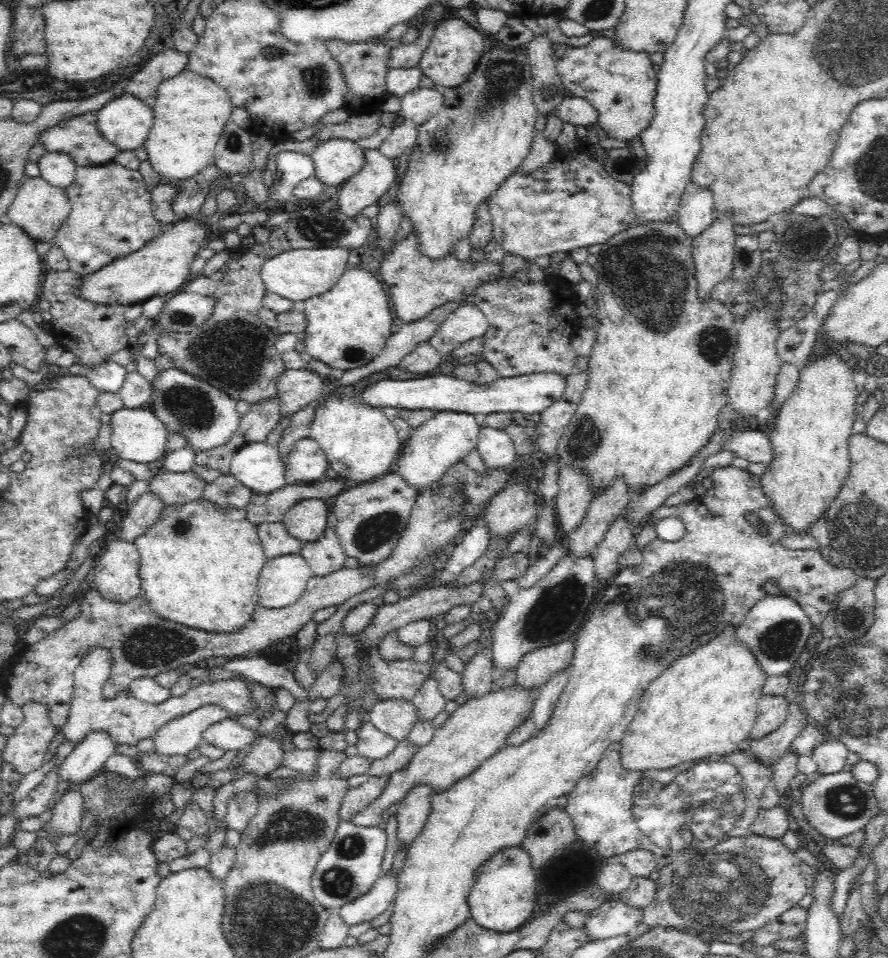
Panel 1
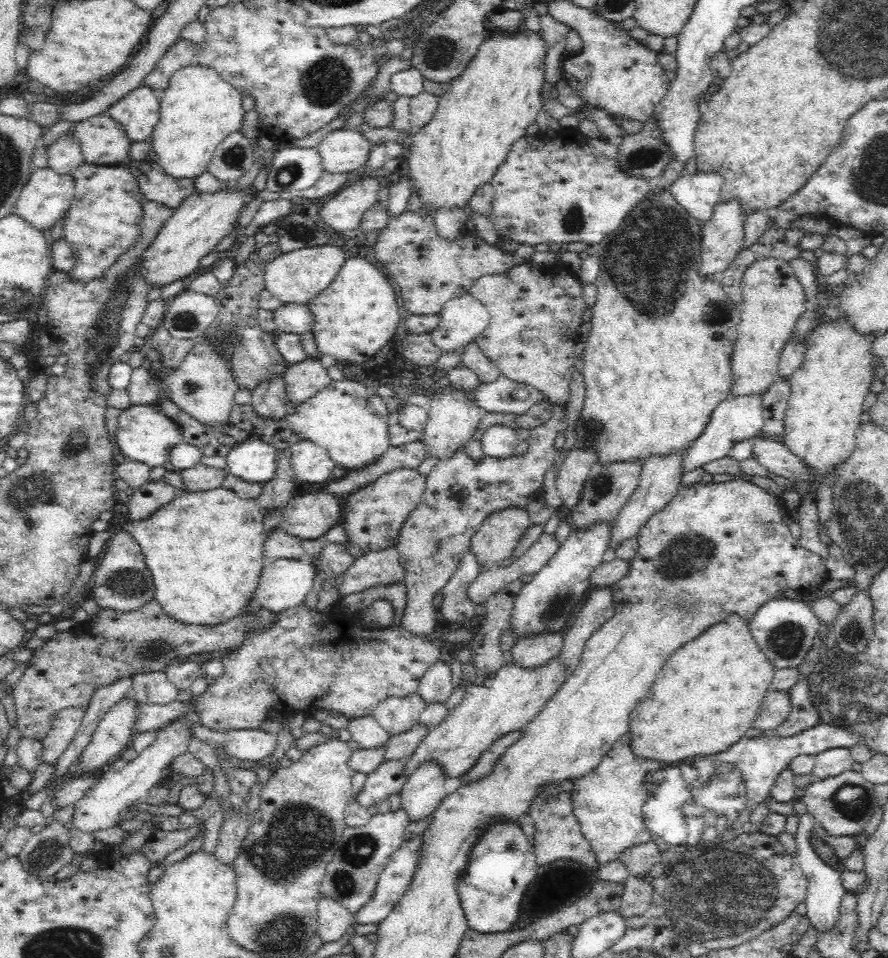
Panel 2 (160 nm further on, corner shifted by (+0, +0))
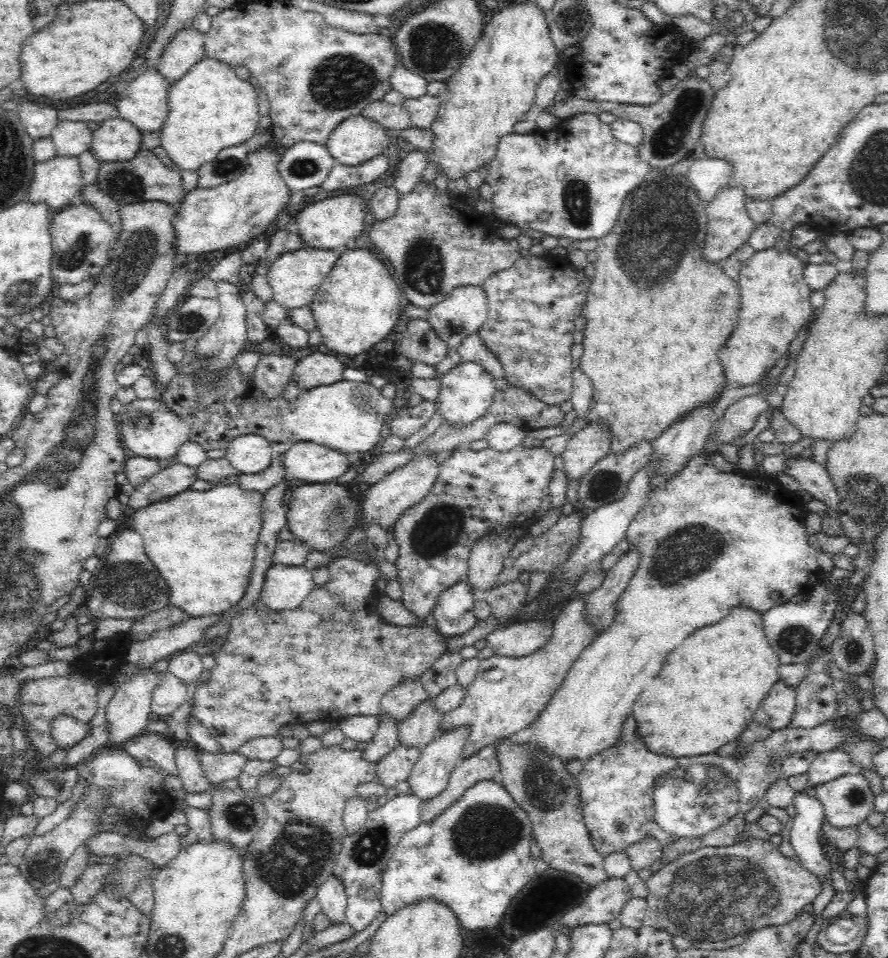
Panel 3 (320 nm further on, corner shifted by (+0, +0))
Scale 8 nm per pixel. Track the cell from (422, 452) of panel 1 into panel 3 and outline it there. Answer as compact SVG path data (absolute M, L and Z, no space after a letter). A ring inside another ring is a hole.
M462 361L440 379L440 396L435 403L435 408L444 414L444 421L451 422L451 424L455 422L462 426L484 416L498 392L491 373L476 361Z

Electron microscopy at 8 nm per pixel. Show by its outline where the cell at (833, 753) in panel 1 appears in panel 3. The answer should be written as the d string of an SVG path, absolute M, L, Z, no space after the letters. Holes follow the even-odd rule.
M840 750L817 753L807 770L809 786L815 786L836 780L854 771L849 756Z

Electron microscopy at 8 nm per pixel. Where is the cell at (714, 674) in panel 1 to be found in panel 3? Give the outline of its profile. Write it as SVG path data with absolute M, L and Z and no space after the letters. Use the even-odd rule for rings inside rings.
M732 608L718 624L696 630L665 658L662 672L638 695L633 704L633 717L650 752L666 756L698 756L714 753L720 746L736 741L753 720L764 697L780 679L781 662L764 632L764 619L754 609Z

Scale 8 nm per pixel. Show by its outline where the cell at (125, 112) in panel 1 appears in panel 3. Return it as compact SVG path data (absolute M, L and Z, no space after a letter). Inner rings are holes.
M148 68L119 94L116 101L118 116L132 123L142 135L161 130L168 116L170 85L157 68Z

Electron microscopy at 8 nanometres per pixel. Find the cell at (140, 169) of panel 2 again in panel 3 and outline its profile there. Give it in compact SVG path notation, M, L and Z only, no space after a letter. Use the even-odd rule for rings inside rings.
M142 148L132 160L101 163L96 185L119 207L159 201L172 206L177 212L181 208L180 198L187 193L182 187L182 179L177 169L167 167L152 151Z

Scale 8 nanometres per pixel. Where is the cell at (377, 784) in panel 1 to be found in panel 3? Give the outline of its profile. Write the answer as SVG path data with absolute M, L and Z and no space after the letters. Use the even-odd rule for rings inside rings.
M398 744L392 752L383 756L377 764L379 784L386 786L386 788L392 788L398 782L407 780L420 753L420 748Z

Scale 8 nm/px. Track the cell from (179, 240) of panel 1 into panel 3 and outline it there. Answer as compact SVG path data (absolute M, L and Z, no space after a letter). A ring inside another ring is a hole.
M266 145L258 150L248 152L246 156L246 168L242 170L238 178L216 188L200 189L196 187L186 193L186 200L181 204L174 218L175 238L179 254L198 254L198 252L216 252L216 250L237 247L242 242L248 242L252 238L260 236L268 230L268 226L276 220L276 216L283 212L291 202L294 190L290 190L284 182L283 172L280 172L279 164L281 155L273 145Z

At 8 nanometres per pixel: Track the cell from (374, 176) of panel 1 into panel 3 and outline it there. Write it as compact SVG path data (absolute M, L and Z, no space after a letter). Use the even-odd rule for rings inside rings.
M336 194L335 198L326 198L312 202L302 209L295 218L294 232L302 239L302 248L341 251L350 240L356 240L364 232L366 203L360 196L353 194Z

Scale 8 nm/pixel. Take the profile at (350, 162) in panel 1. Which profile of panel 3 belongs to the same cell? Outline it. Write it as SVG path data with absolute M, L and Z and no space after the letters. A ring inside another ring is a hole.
M360 114L344 120L325 145L338 163L352 166L378 155L392 153L388 143L386 130Z

